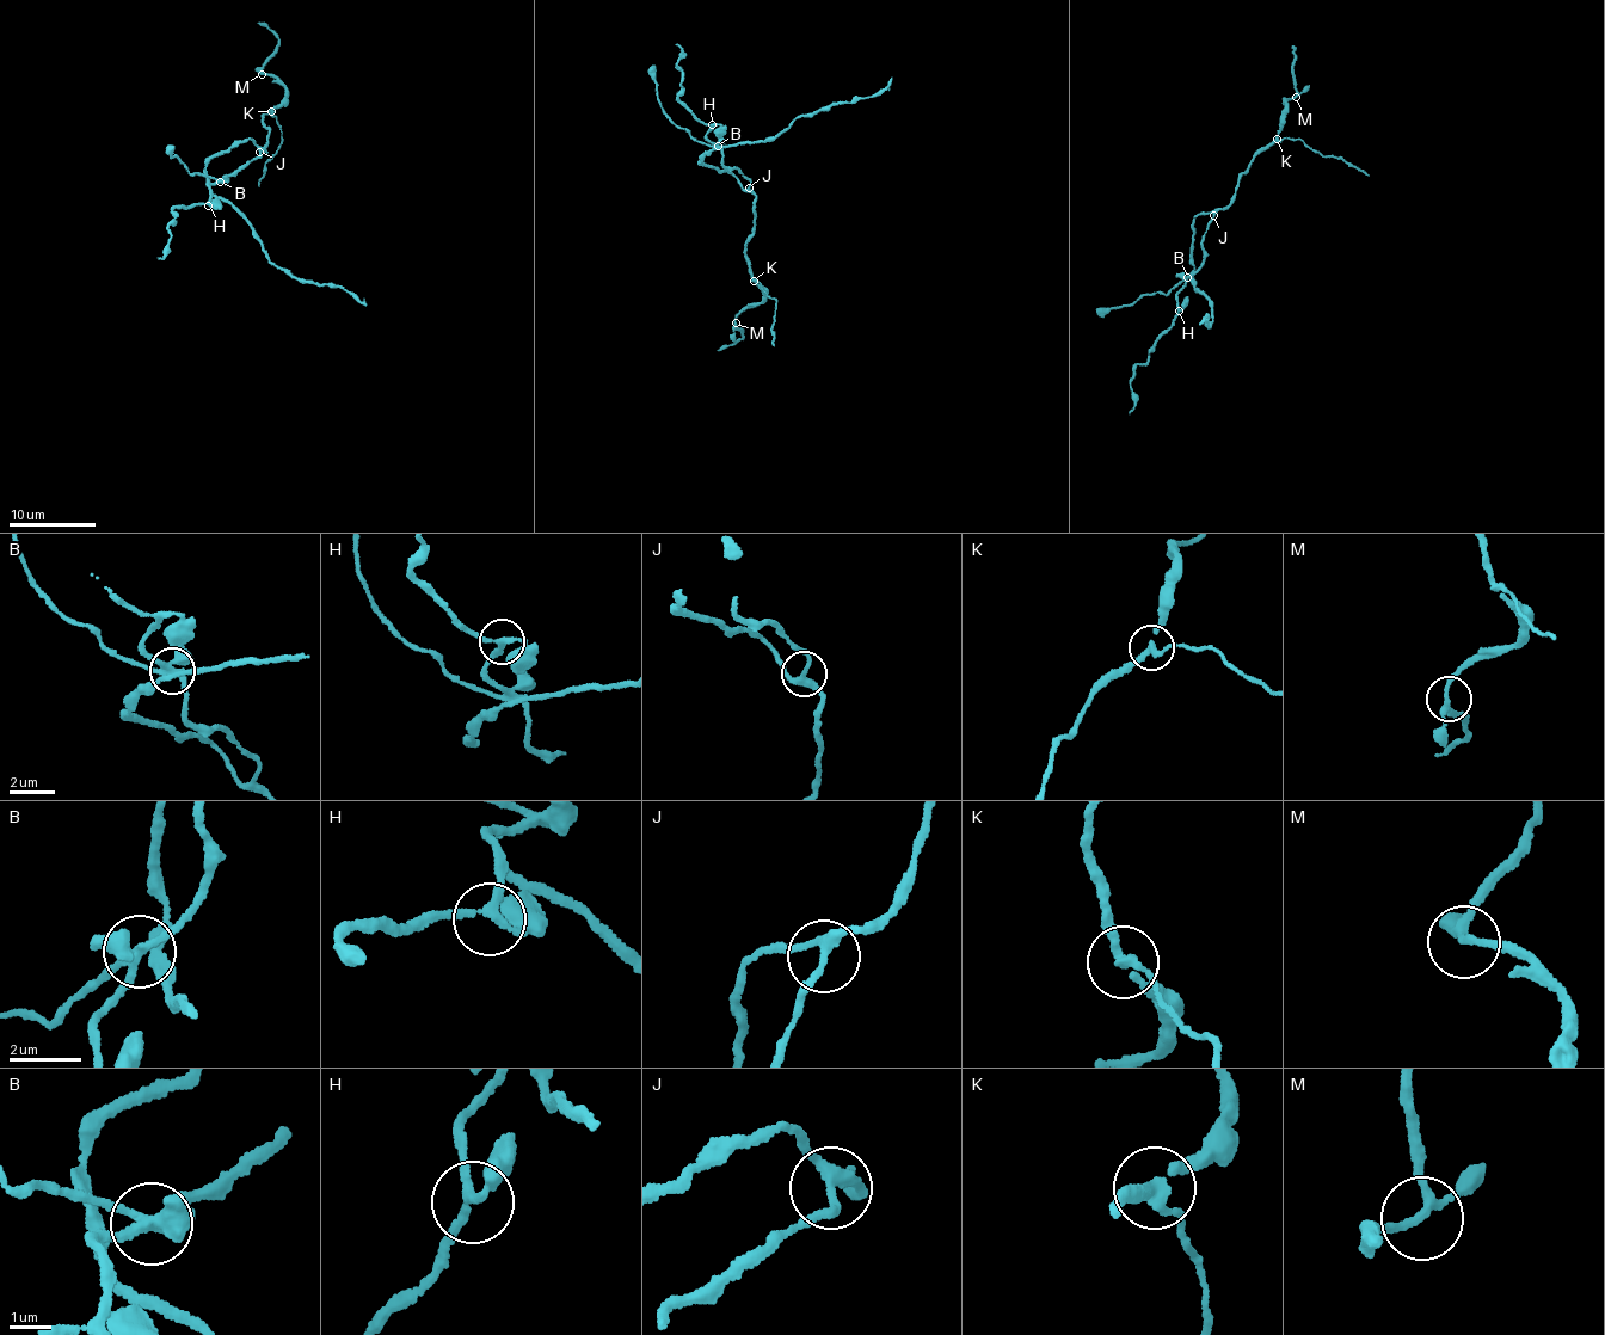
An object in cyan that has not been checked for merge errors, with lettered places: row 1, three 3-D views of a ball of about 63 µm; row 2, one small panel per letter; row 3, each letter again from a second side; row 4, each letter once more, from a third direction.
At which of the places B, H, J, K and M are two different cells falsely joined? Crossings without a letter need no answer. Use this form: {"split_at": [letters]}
{"split_at": ["B", "K"]}

